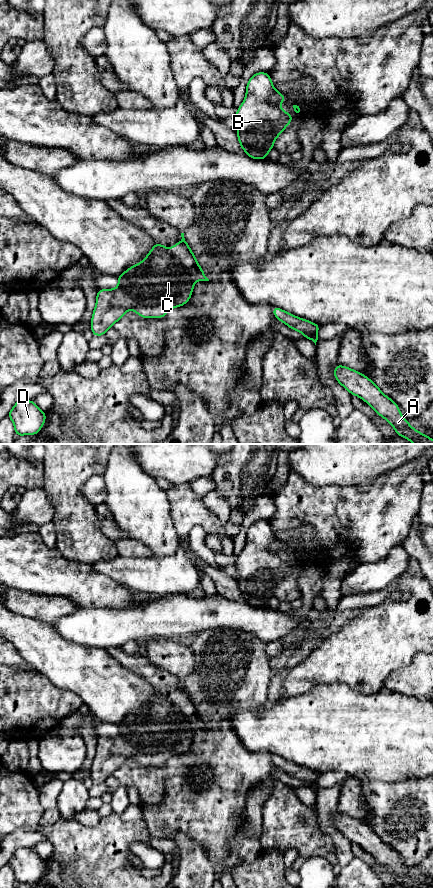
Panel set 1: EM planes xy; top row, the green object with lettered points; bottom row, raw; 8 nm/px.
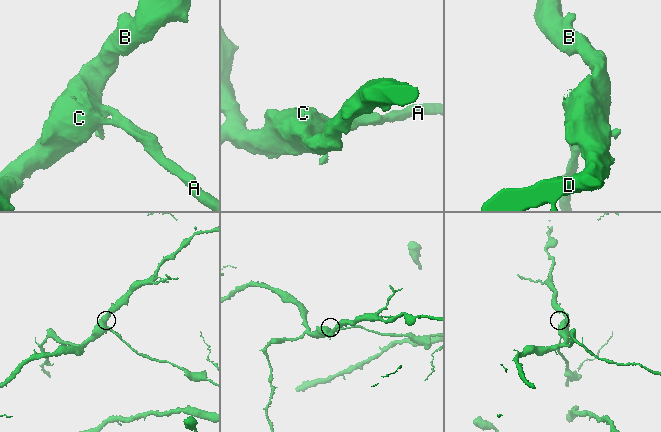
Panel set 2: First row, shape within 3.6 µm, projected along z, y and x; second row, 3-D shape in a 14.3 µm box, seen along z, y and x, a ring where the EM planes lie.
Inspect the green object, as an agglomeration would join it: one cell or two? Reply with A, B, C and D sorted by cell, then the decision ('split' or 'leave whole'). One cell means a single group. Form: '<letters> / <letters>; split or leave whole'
A / B C D; split

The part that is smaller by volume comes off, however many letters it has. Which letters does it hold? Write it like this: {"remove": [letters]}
{"remove": ["A"]}

